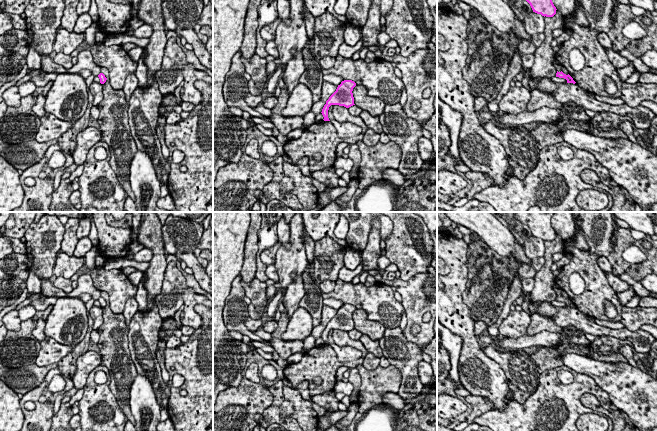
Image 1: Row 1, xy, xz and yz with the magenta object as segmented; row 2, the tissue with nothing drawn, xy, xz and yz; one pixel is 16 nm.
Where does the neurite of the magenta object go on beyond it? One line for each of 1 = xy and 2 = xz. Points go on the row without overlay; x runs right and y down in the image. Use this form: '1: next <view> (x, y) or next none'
1: next none
2: next none

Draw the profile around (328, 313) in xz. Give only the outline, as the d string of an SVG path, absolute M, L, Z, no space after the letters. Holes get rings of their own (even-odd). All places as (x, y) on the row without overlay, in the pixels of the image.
M323 305L321 322L319 325L313 327L313 330L311 332L311 335L315 338L315 340L322 336L322 333L324 329L326 328L326 325L336 315L337 311L338 310L332 307Z

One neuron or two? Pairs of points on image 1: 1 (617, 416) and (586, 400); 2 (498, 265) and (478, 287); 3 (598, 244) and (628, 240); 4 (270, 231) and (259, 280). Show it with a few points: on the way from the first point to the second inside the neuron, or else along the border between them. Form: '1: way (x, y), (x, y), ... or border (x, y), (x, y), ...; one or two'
1: way (609, 412), (600, 409), (594, 404); one
2: way (502, 276), (500, 287), (489, 288); one
3: border (616, 228), (613, 234), (613, 250), (607, 257); two
4: way (263, 243), (258, 253), (260, 268); one

